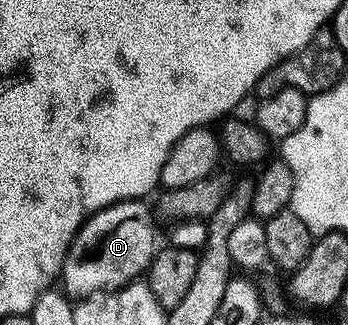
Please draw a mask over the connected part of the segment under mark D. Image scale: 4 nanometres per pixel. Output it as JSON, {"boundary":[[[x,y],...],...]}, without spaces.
{"boundary":[[[142,198],[121,200],[119,204],[102,208],[96,215],[89,216],[82,229],[74,236],[62,263],[60,284],[63,284],[61,287],[67,297],[81,298],[97,292],[114,292],[117,288],[124,287],[125,284],[135,283],[149,269],[156,251],[156,243],[154,244],[154,220],[156,221],[156,216],[151,205],[149,208],[146,203],[147,201]]]}

